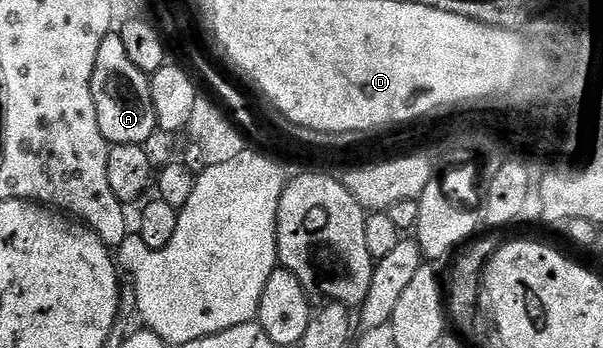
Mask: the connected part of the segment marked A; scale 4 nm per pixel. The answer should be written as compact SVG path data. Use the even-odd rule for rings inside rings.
M111 32L97 51L97 63L93 63L91 94L97 111L97 123L108 146L146 146L147 140L157 133L159 120L153 107L150 76L139 70L132 59L129 59L118 32Z

